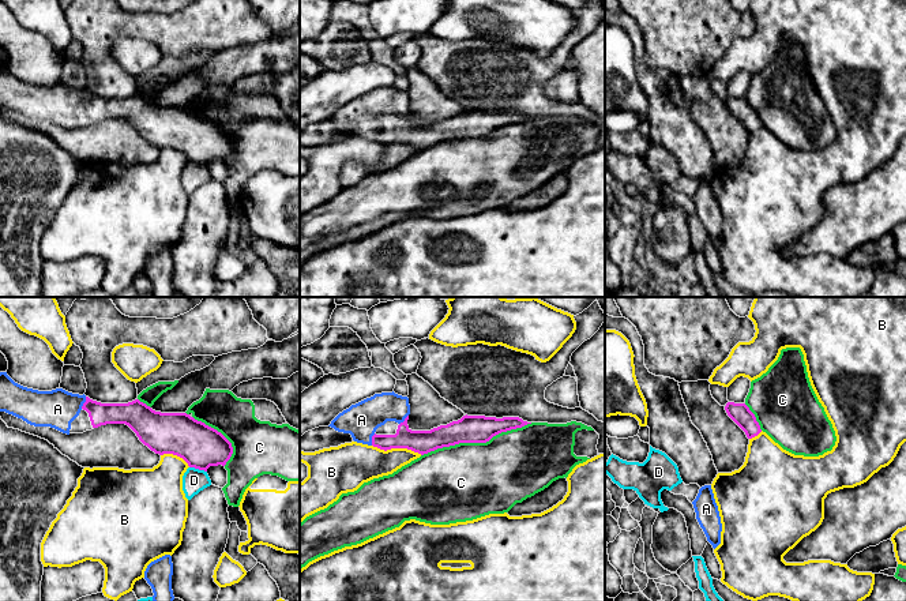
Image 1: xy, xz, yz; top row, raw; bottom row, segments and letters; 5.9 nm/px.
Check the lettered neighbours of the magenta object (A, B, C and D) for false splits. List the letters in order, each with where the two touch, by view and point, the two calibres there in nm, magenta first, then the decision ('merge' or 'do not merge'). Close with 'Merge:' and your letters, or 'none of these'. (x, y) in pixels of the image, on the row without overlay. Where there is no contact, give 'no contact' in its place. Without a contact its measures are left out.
A: xy (85, 97) | 130/220 nm | merge
B: xz (397, 142) | 140/240 nm | do not merge
C: xz (476, 136) | 160/460 nm | do not merge
D: xy (198, 162) | 260/140 nm | do not merge
Merge: A

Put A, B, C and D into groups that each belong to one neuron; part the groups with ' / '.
A / B / C / D

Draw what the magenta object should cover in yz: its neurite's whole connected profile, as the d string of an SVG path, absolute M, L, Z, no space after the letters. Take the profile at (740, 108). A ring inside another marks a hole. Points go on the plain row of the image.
M728 97L725 105L728 110L745 127L748 134L752 134L762 127L755 109L745 98Z

